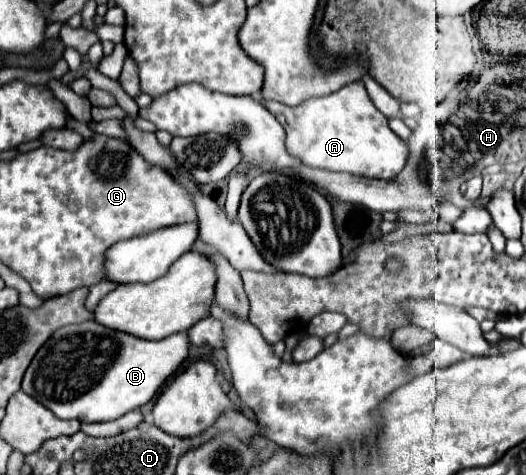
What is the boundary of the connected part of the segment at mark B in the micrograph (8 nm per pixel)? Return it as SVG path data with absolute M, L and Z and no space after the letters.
M95 321L61 327L33 357L31 365L25 371L21 389L29 397L37 399L43 407L49 407L49 411L53 411L61 419L77 419L81 423L113 421L149 403L157 395L165 379L187 359L189 355L187 347L189 347L187 333L175 333L161 341L147 341L137 339L133 335L125 335L121 331L107 329Z

